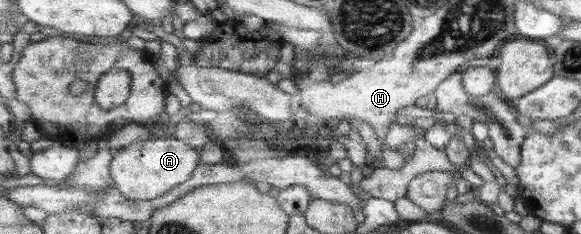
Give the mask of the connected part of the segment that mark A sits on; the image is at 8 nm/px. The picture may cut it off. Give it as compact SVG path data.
M177 137L143 140L116 151L112 175L116 185L131 200L149 200L169 194L177 186L193 178L193 173L202 163L199 150Z

